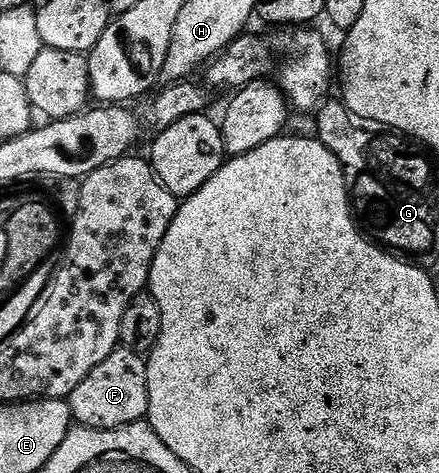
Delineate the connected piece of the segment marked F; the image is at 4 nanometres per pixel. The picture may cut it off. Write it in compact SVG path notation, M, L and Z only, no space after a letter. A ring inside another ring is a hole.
M119 347L68 398L70 415L75 425L83 428L95 428L105 432L113 432L129 424L145 421L150 414L148 406L148 370L147 357L140 352L133 352Z

